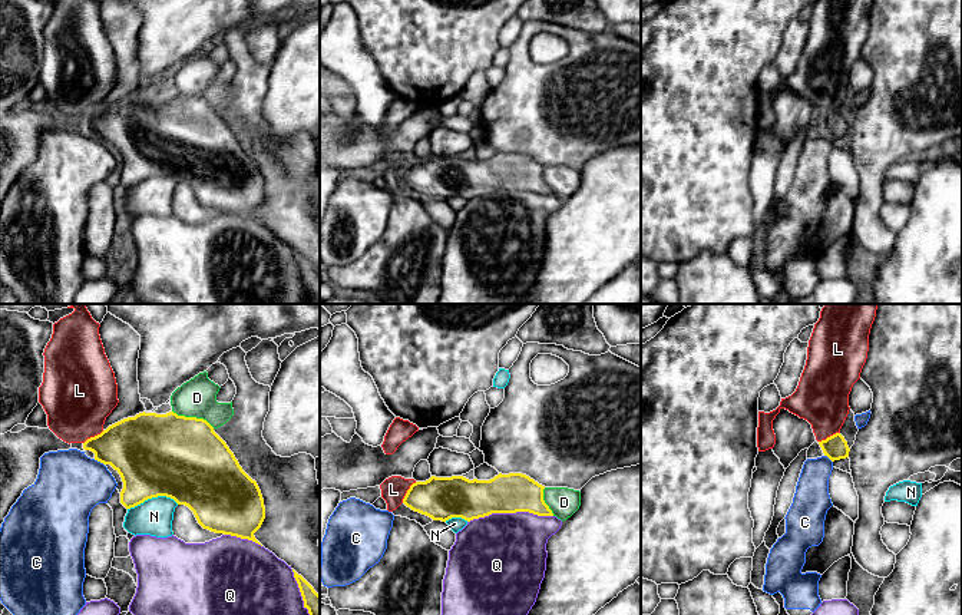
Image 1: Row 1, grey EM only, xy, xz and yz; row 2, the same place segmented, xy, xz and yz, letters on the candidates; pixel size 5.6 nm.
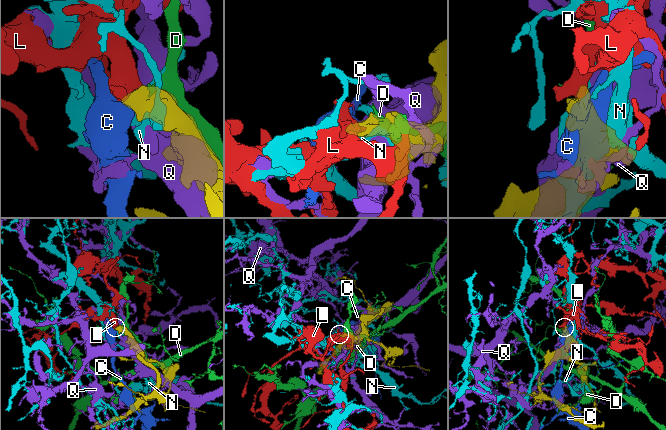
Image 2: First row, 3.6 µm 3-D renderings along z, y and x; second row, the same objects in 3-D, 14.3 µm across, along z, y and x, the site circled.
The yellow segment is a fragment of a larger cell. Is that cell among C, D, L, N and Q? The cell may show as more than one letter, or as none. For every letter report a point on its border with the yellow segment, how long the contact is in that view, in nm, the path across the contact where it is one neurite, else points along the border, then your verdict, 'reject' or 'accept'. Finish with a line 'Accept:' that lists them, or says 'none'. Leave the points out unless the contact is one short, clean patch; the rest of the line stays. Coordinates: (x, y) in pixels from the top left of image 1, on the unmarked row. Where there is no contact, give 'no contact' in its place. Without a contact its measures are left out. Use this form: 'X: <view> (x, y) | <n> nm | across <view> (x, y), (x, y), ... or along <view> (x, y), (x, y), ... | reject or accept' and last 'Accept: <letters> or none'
C: xy (99, 139) | 70 nm | reject
D: xy (194, 96) | 260 nm | reject
L: xz (407, 171) | 150 nm | across xz (439, 177), (425, 177), (407, 171), (393, 168) | accept
N: xy (152, 175) | 280 nm | reject
Q: xz (509, 191) | 480 nm | reject
Accept: L

